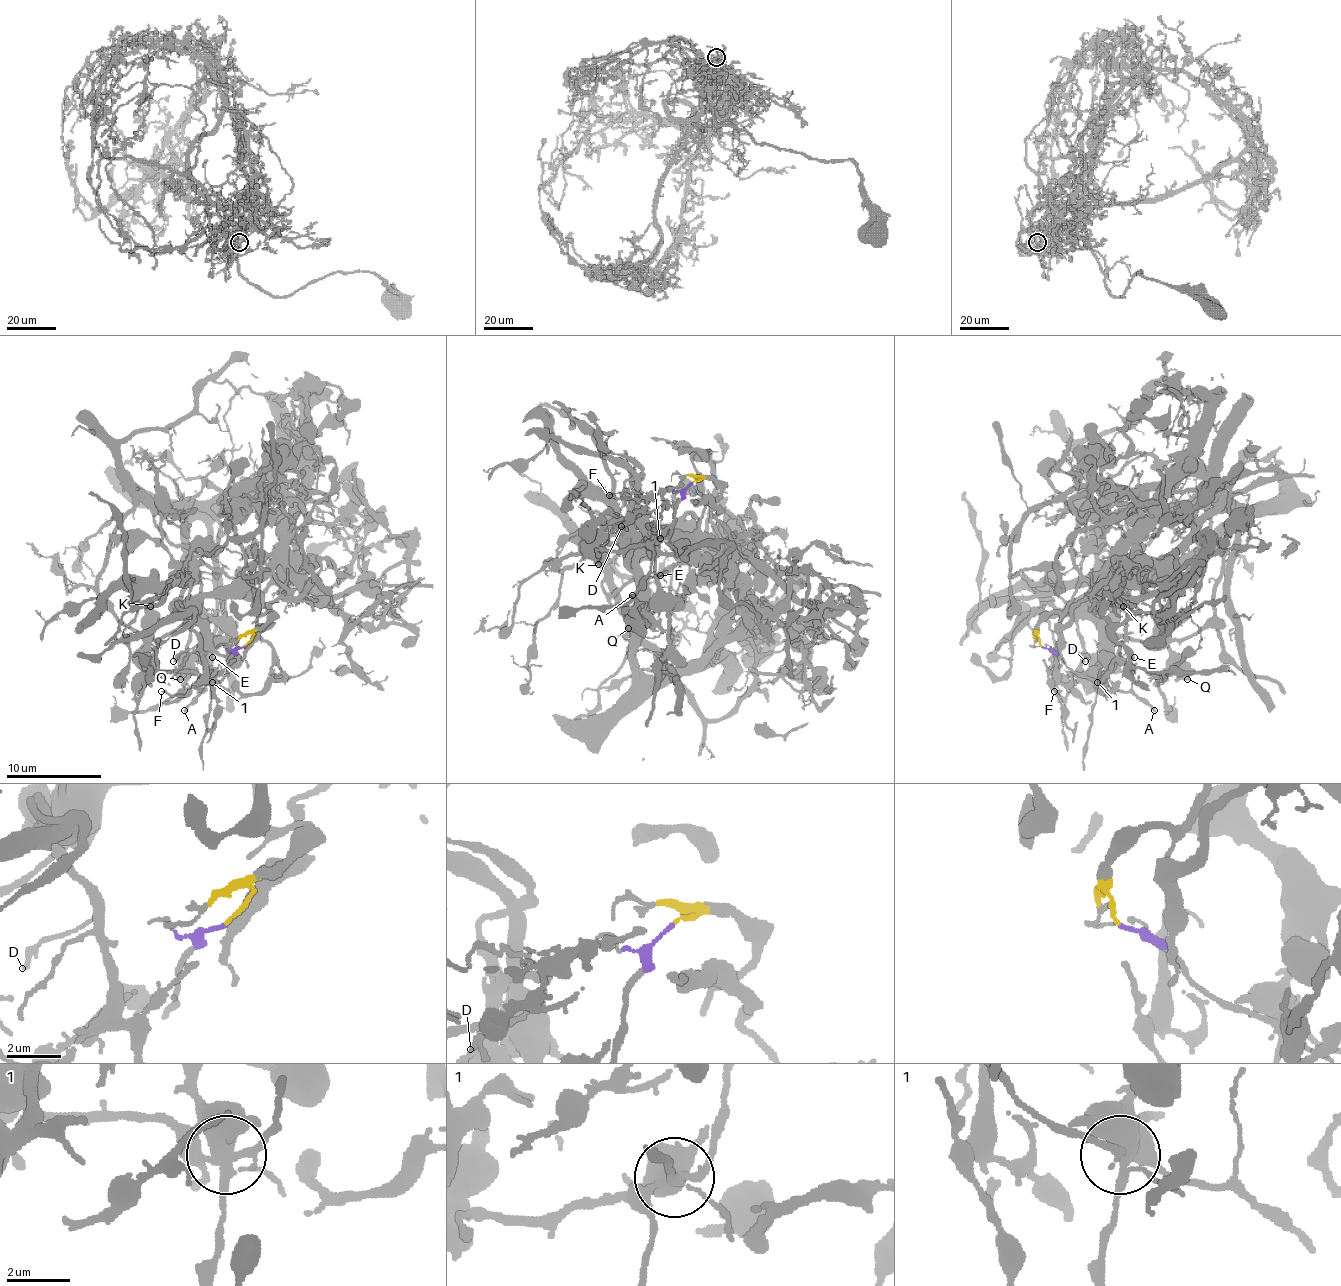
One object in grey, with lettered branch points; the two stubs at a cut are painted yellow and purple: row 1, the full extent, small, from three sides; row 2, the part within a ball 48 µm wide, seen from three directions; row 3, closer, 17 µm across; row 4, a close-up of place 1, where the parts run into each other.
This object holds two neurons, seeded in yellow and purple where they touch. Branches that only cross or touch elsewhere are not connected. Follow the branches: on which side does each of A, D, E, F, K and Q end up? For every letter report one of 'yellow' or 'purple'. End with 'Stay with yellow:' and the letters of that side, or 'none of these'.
A: purple
D: yellow
E: purple
F: yellow
K: yellow
Q: yellow
Stay with yellow: D, F, K, Q

